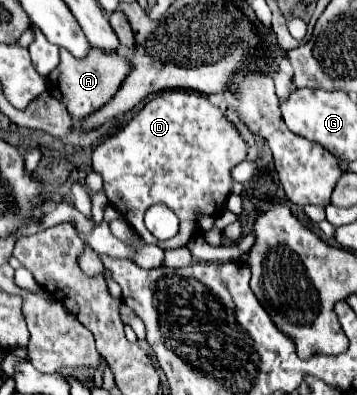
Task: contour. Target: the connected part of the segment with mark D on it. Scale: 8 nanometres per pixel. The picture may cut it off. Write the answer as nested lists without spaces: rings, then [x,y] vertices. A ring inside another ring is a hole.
[[[164,91],[152,97],[146,107],[116,135],[100,143],[92,153],[92,169],[104,179],[104,193],[110,205],[132,225],[132,229],[152,245],[162,249],[184,247],[198,233],[198,213],[216,215],[224,209],[226,197],[232,187],[230,169],[244,161],[246,143],[232,123],[228,123],[220,109],[210,105],[206,95],[188,95],[182,91]],[[156,203],[166,203],[180,219],[180,231],[168,241],[152,239],[152,233],[144,225],[144,213]]]

